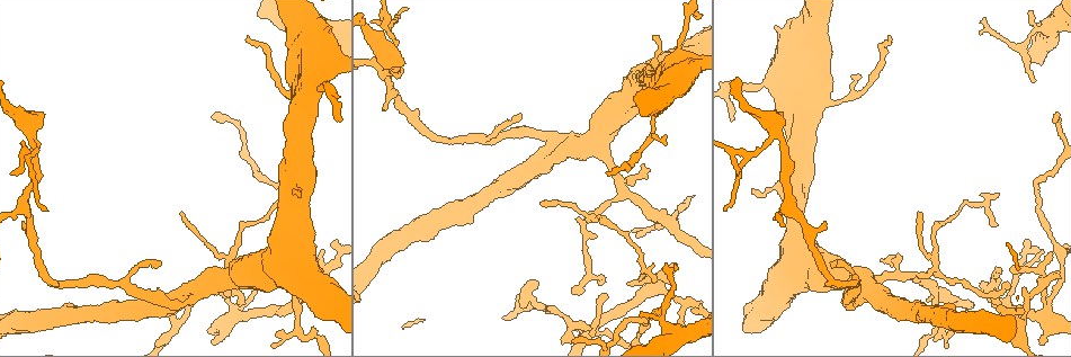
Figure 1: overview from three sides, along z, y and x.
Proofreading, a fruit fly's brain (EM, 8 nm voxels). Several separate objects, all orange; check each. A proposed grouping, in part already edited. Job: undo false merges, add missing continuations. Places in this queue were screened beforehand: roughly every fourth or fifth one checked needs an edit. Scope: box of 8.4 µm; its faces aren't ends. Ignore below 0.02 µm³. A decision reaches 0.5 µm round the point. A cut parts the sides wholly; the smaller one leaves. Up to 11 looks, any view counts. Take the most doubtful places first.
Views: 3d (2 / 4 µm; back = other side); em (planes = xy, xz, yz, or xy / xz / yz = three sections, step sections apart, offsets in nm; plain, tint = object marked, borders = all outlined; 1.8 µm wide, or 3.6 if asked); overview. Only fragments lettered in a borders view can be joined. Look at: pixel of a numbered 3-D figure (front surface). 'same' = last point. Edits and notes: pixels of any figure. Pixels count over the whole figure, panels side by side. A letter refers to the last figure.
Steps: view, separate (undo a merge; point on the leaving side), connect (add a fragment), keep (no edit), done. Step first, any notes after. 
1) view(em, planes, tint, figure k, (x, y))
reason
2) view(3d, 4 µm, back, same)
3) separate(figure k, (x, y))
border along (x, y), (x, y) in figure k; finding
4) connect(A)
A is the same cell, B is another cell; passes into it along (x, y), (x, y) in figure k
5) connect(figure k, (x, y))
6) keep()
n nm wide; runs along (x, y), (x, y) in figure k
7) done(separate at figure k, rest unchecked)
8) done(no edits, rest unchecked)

view(3d, 4 µm, back, figure 1, (237, 314))
four or more arms meet

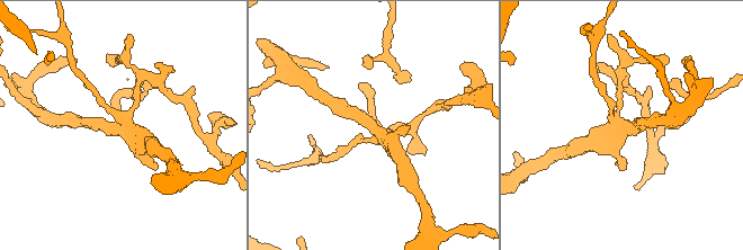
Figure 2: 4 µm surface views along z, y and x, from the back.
view(em, yz, step 4, tint, figure 2, (375, 133))

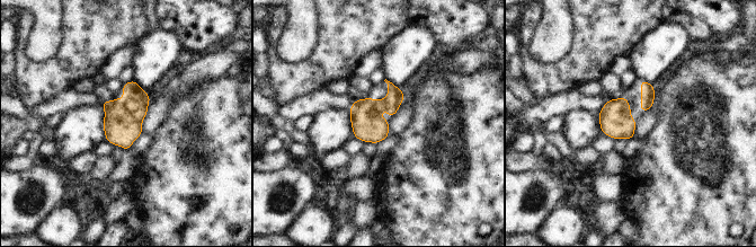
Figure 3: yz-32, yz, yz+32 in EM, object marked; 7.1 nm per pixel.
view(em, planes, borders, same)

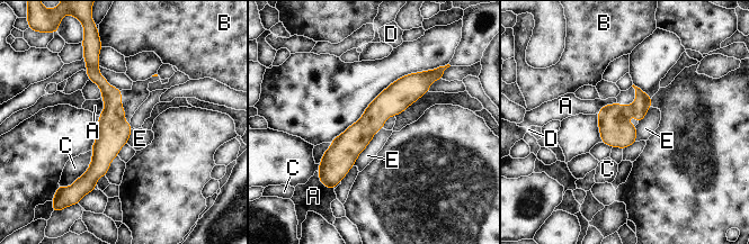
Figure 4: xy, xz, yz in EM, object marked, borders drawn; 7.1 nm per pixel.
keep()
A, B, C, D and E are other cells; runs along (426, 83), (399, 95), (322, 169) in figure 4; continuous, no second cell

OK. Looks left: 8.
view(3d, 2 µm, figure 1, (27, 211))
three-way junction

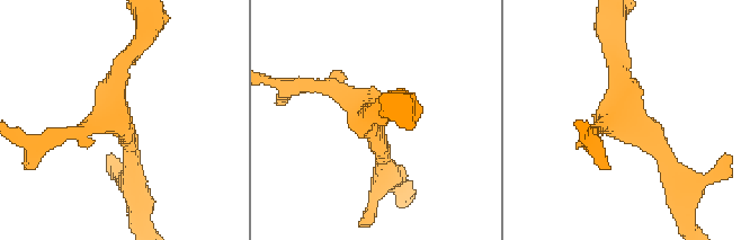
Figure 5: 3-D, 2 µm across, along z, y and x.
view(em, planes, borders, figure 5, (629, 120))
3 arms; now the EM

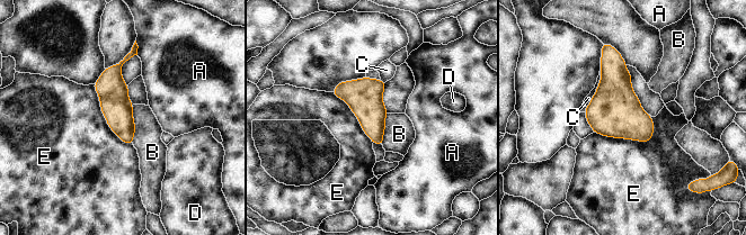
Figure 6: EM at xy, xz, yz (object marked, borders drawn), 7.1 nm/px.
keep()
A, B, C, D and E are other cells; continuous, no second cell

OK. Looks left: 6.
view(3d, 2 µm, figure 1, (386, 22))

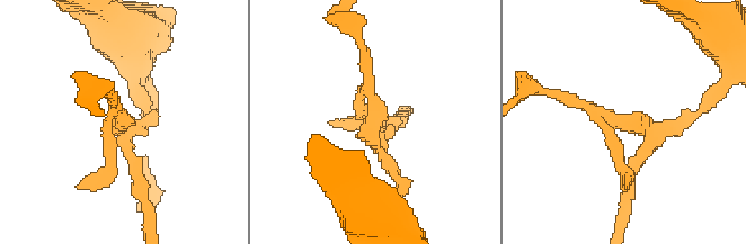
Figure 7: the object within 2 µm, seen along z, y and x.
view(em, xy, step 16, plain, figure 7, (635, 124))

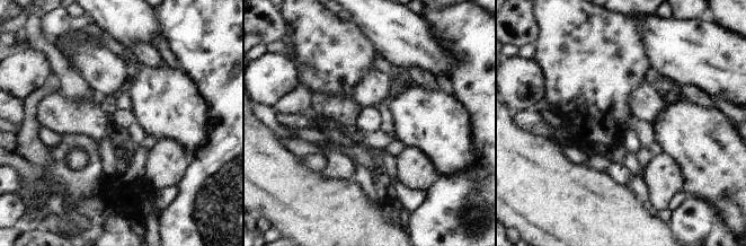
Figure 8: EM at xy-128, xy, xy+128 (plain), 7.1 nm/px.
view(em, xy, step 16, borders, same)

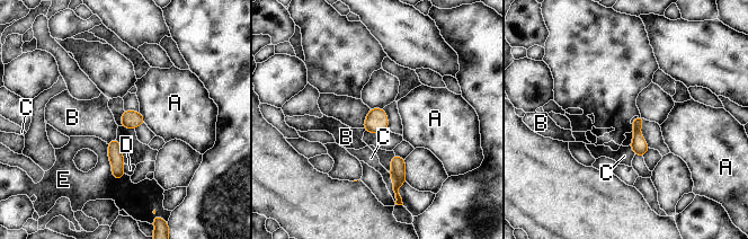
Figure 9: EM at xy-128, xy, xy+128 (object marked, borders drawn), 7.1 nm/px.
separate(figure 9, (635, 123))
E touches over 280 nm; A, B, C, D and E are other cells; border along (642, 120), (641, 124), (633, 132) in figure 9; a second cell is stuck on

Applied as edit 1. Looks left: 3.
view(overview)
see it whole again

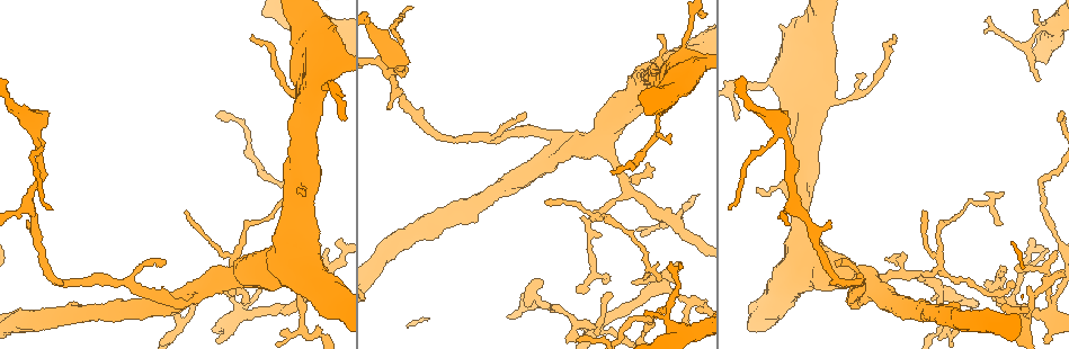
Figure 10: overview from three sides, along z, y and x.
view(em, xy, step 16, borders, figure 10, (296, 192))
thin end

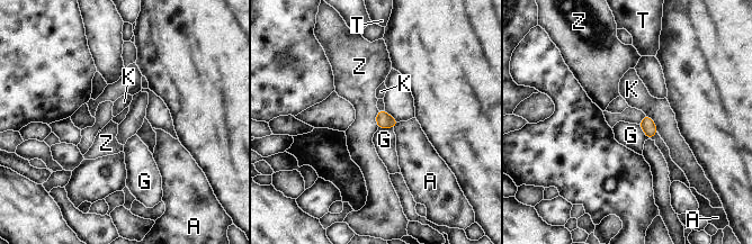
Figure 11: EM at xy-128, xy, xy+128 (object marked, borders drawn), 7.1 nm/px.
view(em, planes, borders, same)
another direction

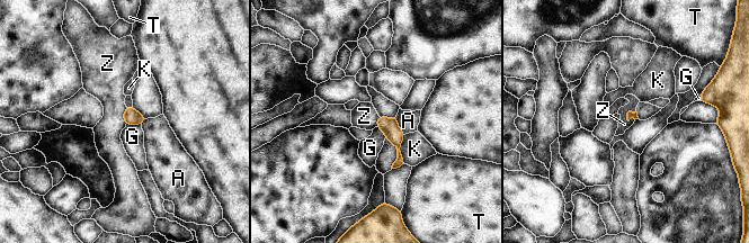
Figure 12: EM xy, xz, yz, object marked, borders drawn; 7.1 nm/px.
keep()
K touches over 220 nm; A, G, K, T and Z are other cells; runs along (381, 119), (395, 136), (400, 163) in figure 12; no lettered fragment goes on from it

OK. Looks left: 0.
done(separate at figure 9, rest unchecked)

